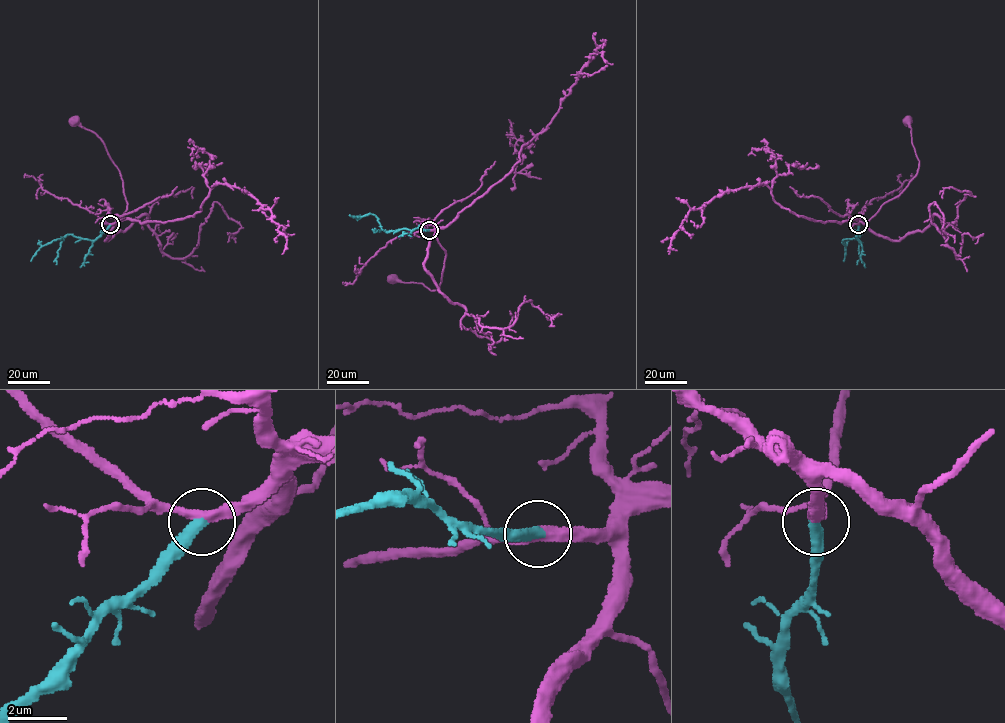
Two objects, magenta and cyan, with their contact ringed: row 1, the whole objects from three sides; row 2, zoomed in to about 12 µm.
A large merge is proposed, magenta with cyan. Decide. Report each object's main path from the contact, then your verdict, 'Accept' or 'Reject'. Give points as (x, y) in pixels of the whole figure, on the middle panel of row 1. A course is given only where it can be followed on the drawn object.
Course of magenta: (429, 230), (434, 231), (434, 236), (445, 251), (439, 288), (431, 290), (422, 283), (393, 280). Course of cyan: (429, 230), (415, 228), (385, 232), (373, 214), (349, 215). Accept

